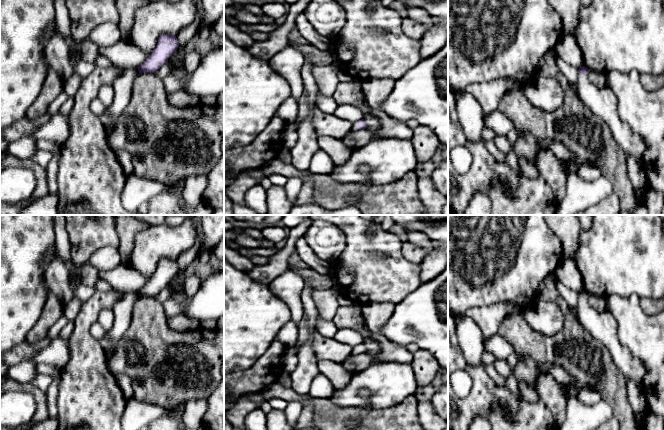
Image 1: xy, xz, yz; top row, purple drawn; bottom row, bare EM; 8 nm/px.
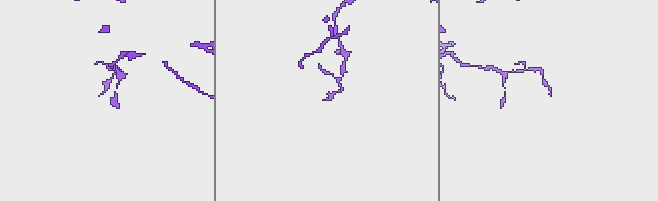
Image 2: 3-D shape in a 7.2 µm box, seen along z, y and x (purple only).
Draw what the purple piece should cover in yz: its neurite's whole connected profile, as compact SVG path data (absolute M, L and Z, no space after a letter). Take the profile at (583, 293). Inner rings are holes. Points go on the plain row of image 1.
M585 290L579 292L578 317L581 325L607 347L615 365L626 379L642 383L647 373L645 365L620 343L618 325L613 315L608 310L597 312L589 304L589 295Z

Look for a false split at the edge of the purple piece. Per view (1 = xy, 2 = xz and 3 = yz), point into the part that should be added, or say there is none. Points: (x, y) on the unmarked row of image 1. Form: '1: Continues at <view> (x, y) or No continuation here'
1: No continuation here
2: Continues at xz (354, 352)
3: Continues at yz (602, 326)

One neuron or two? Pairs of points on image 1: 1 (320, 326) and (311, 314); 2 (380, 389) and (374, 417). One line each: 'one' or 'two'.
1: two
2: two

